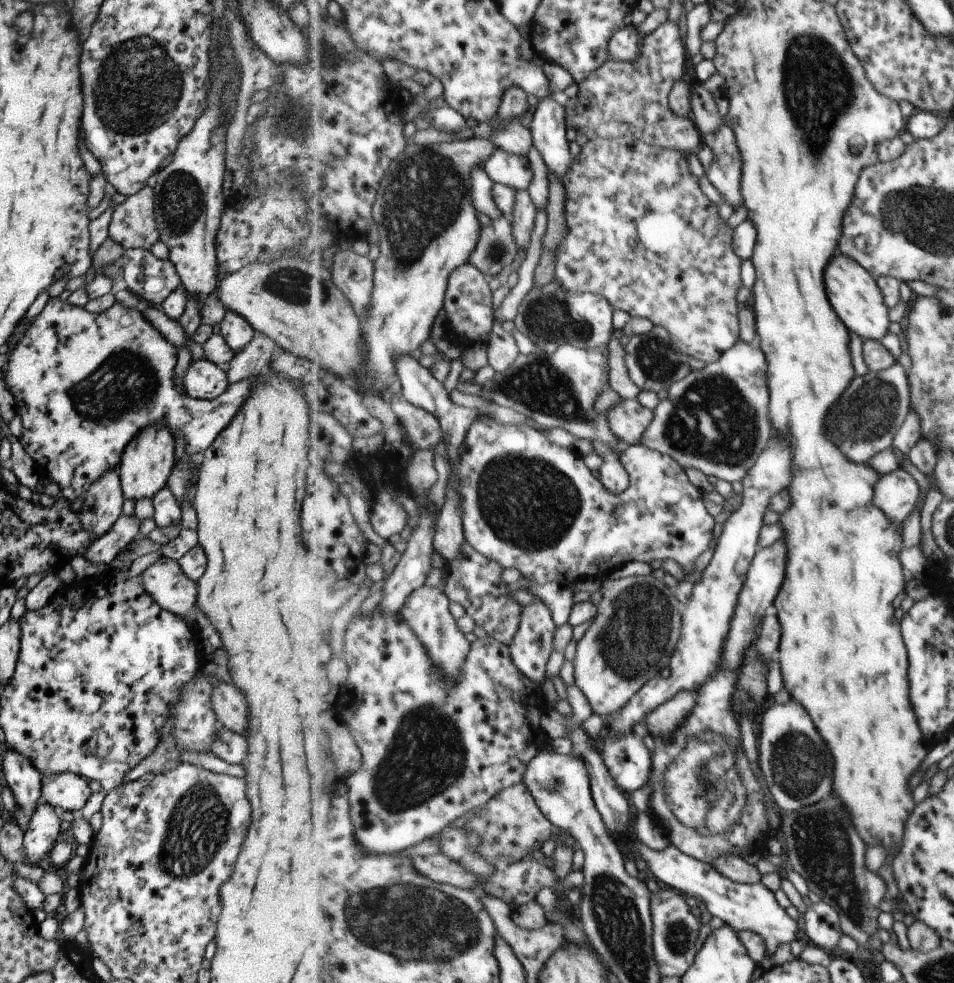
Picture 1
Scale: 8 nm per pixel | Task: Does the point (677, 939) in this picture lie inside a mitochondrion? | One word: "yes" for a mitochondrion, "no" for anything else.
yes

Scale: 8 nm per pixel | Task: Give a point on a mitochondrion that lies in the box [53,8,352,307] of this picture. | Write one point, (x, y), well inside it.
(133, 91)

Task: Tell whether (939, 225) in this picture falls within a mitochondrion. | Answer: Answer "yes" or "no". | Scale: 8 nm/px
yes

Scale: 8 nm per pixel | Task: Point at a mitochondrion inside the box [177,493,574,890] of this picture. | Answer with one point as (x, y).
(425, 755)

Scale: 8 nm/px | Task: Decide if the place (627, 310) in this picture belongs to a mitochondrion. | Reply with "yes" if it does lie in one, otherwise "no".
no

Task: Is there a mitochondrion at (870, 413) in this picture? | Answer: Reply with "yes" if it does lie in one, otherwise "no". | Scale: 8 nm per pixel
yes

